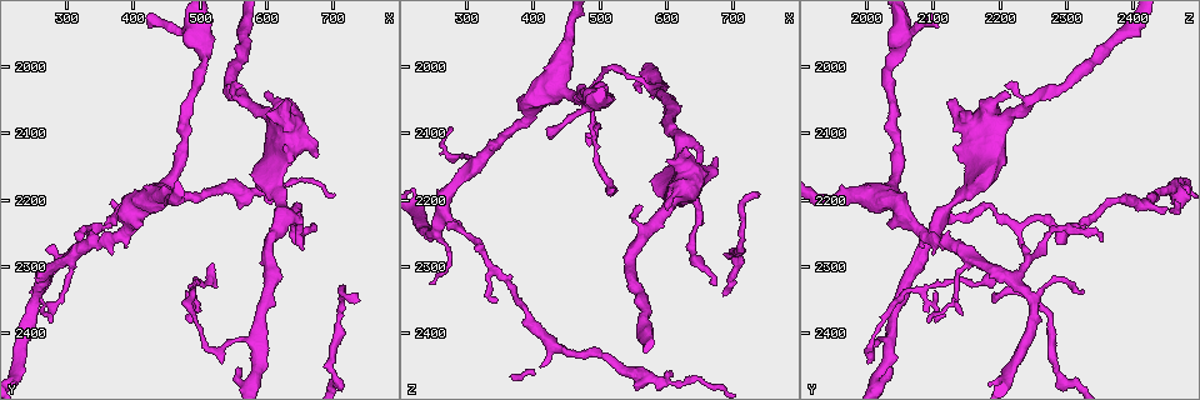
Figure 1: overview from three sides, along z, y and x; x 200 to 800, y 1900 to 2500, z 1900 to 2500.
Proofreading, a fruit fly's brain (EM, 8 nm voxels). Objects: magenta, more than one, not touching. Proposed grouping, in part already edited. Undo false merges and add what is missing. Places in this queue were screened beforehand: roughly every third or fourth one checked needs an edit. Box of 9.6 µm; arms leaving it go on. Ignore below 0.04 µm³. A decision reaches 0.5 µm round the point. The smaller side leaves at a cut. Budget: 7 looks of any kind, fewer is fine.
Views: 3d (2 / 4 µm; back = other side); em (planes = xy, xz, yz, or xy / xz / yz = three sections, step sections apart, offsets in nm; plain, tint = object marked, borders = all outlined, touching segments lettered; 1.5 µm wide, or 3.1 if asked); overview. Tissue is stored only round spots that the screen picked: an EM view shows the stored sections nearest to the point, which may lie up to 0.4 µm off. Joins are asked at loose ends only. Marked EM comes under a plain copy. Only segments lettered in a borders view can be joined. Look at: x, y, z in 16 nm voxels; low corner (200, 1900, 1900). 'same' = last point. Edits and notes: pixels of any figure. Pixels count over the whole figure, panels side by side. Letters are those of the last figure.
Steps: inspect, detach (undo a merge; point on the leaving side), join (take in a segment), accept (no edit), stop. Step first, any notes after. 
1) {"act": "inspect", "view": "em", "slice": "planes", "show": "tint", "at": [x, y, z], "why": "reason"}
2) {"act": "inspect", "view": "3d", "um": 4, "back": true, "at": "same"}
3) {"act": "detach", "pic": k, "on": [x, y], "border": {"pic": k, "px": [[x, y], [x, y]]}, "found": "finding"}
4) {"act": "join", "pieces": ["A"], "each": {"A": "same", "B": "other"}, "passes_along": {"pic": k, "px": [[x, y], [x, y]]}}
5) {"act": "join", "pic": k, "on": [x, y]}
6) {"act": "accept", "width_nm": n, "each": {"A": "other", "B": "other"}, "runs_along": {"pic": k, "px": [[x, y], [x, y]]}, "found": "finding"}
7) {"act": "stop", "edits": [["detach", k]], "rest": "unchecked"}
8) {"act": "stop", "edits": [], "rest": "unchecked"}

{"act": "inspect", "view": "3d", "um": 2, "at": [680, 2135, 2135], "why": "stops while still wide"}

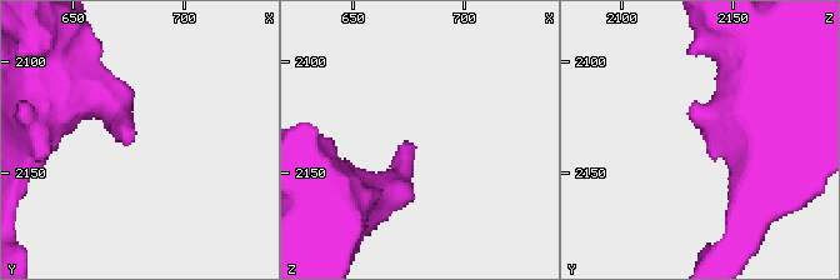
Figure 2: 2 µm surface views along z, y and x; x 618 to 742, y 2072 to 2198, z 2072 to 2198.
{"act": "inspect", "view": "em", "slice": "xz", "step": 4, "show": "borders", "at": [675, 2132, 2136], "why": "need the tissue"}

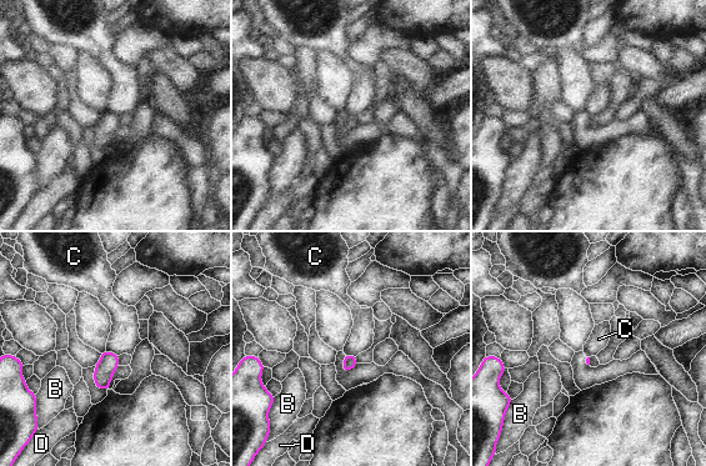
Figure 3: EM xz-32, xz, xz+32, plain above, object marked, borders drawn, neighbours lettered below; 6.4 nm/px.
{"act": "accept", "each": {"B": "other", "C": "other", "D": "other"}, "found": "none of them fits"}

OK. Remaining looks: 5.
{"act": "inspect", "view": "em", "slice": "xz", "step": 8, "show": "tint", "at": [515, 2425, 2005], "why": "sharp bend"}

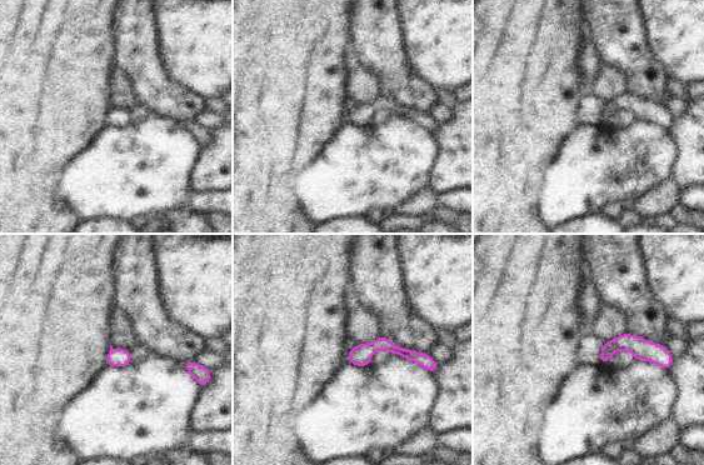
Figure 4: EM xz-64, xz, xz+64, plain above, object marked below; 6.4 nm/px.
{"act": "inspect", "view": "em", "slice": "planes", "show": "borders", "at": "same"}

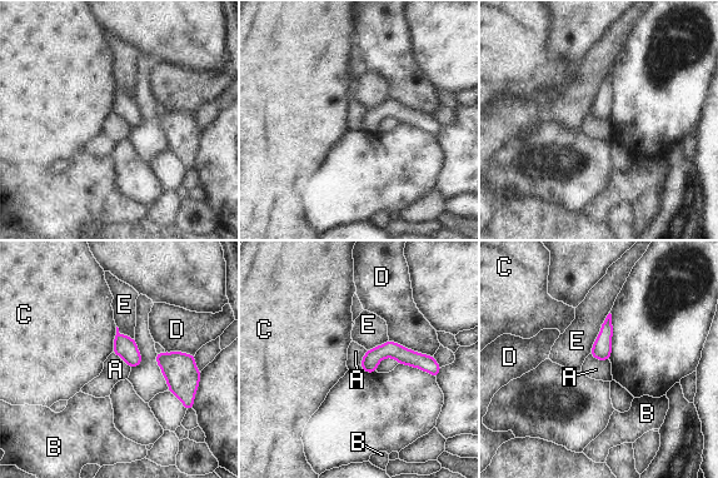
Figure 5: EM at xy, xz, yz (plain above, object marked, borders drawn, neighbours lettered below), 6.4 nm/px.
{"act": "accept", "each": {"A": "other", "B": "other", "C": "other", "D": "other", "E": "other"}, "runs_along": {"pic": 5, "px": [[364, 361], [398, 352], [437, 368]]}, "found": "one cell here"}

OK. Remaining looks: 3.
{"act": "inspect", "view": "3d", "um": 2, "at": [245, 2340, 2325], "why": "thin end"}

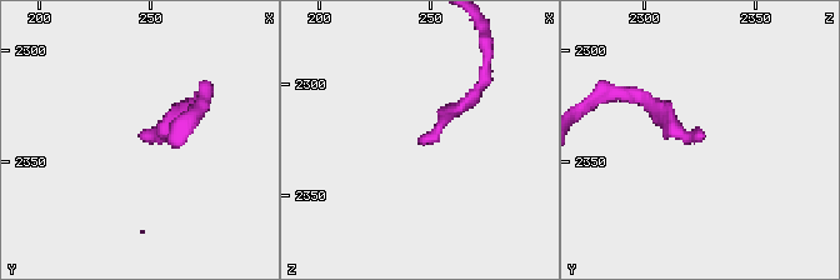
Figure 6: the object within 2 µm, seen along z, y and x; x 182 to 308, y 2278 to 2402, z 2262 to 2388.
{"act": "inspect", "view": "em", "slice": "yz", "step": 8, "show": "borders", "at": [247, 2340, 2329]}

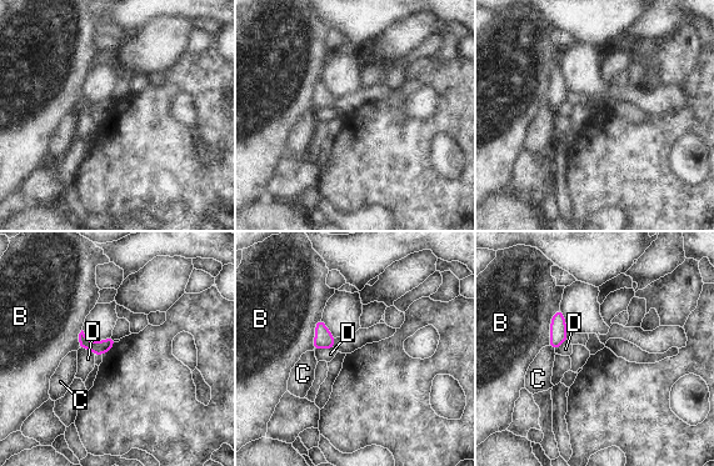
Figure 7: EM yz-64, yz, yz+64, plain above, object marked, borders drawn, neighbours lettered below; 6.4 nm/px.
{"act": "accept", "width_nm": 80, "each": {"B": "other", "C": "other", "D": "other"}, "border": {"pic": 7, "px": [[334, 347], [316, 347], [314, 350]]}, "found": "none of them fits"}

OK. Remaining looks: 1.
{"act": "stop", "edits": [], "rest": "unchecked"}

